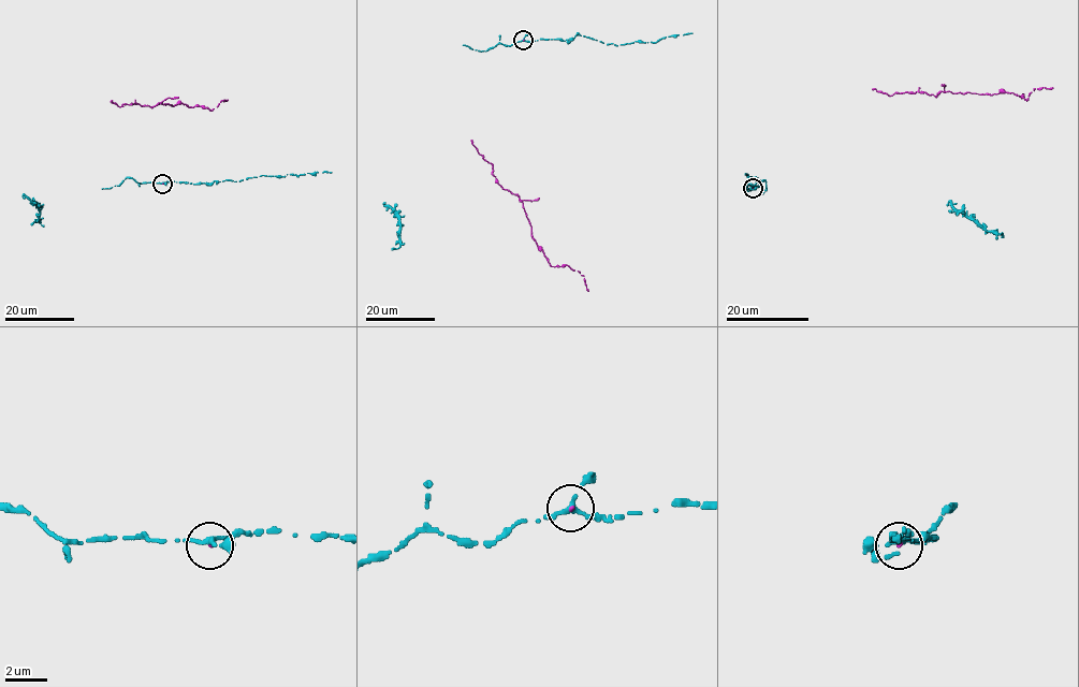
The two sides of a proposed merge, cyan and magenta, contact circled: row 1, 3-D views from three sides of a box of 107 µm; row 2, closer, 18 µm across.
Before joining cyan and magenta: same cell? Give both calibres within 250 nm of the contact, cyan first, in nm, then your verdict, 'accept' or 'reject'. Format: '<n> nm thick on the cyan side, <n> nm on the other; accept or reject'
200 nm thick on the cyan side, 90 nm on the other; accept

